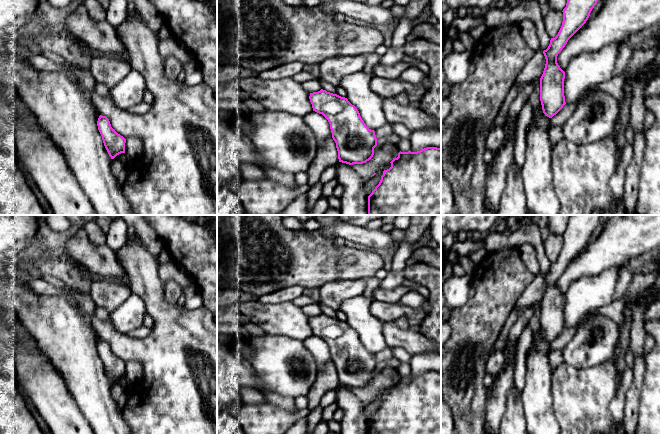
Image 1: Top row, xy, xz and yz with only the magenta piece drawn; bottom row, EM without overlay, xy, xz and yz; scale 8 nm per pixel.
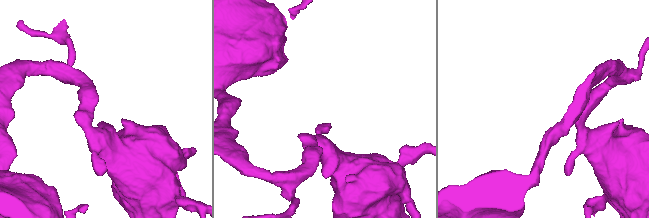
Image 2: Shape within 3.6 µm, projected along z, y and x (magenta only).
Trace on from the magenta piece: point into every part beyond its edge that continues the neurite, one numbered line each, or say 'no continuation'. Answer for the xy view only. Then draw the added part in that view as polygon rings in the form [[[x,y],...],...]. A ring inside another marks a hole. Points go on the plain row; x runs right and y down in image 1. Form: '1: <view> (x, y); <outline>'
no continuation

